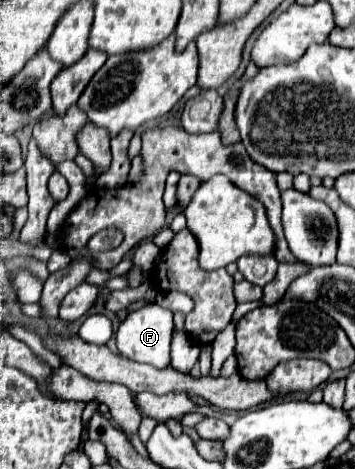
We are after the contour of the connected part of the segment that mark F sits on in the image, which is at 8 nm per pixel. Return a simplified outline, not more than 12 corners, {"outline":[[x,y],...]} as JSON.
{"outline":[[148,304],[116,332],[118,352],[170,366],[172,312]]}

